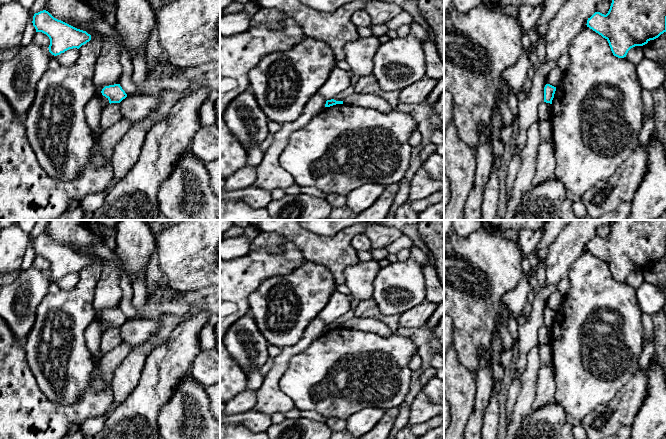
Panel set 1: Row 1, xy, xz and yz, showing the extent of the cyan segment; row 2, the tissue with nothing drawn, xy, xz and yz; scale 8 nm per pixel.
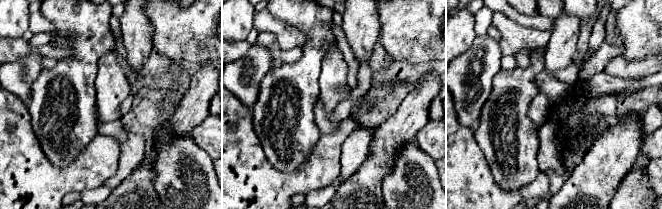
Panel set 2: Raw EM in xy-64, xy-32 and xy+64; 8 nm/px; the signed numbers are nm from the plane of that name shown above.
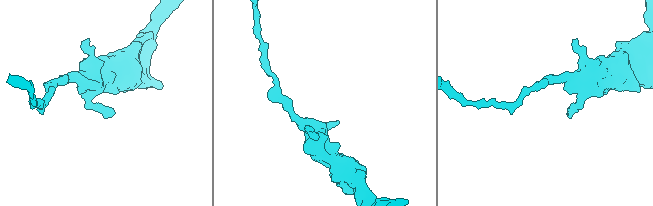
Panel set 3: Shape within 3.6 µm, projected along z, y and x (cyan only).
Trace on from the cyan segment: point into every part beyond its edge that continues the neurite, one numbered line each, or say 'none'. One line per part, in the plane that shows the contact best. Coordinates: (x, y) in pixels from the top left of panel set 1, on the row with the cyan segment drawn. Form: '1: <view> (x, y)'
none

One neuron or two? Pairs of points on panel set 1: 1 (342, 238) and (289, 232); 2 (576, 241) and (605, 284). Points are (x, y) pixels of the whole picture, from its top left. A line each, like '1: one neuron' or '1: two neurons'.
1: one neuron
2: two neurons

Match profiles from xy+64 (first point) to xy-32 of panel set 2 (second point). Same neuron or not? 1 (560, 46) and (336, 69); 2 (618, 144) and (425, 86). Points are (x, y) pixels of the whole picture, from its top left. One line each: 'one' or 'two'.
1: one
2: one

